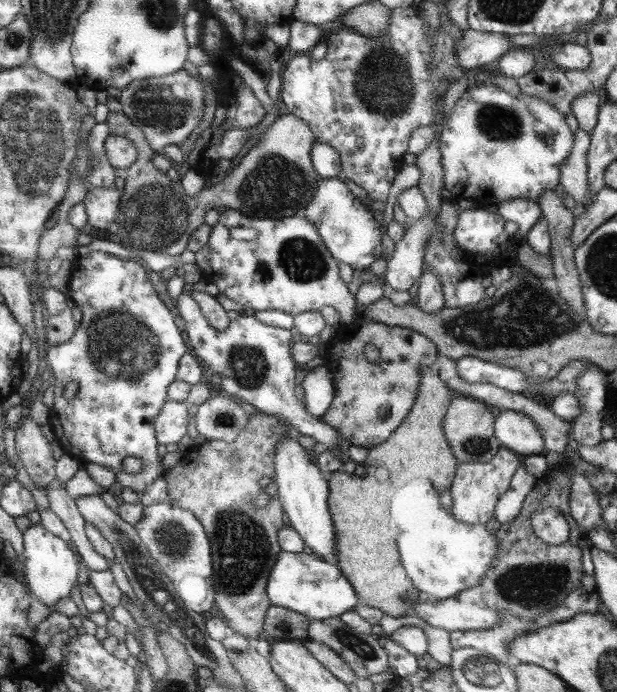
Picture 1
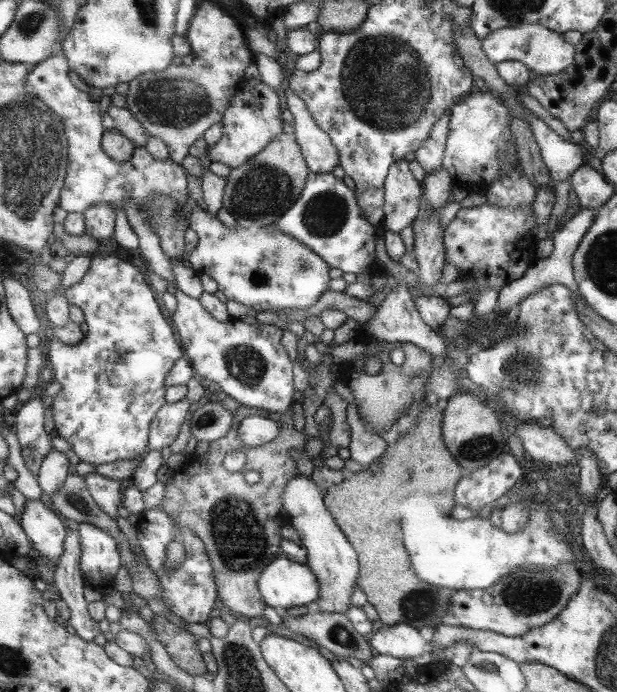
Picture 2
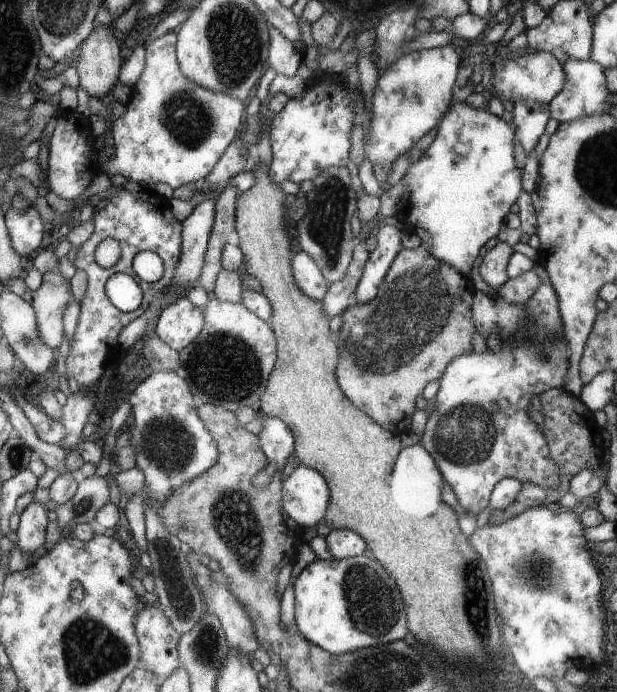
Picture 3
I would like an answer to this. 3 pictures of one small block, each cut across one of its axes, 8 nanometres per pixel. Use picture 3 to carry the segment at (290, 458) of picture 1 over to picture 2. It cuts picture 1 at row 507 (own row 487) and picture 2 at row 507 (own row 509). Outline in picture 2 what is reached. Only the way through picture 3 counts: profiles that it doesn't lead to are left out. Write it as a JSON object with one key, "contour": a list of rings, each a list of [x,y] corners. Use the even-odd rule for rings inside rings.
{"contour":[[[296,475],[286,483],[285,506],[290,525],[298,532],[302,547],[307,551],[307,565],[321,583],[321,599],[315,610],[342,613],[352,607],[352,593],[360,573],[360,560],[351,542],[337,525],[336,518],[325,504],[321,487],[311,477]]]}

